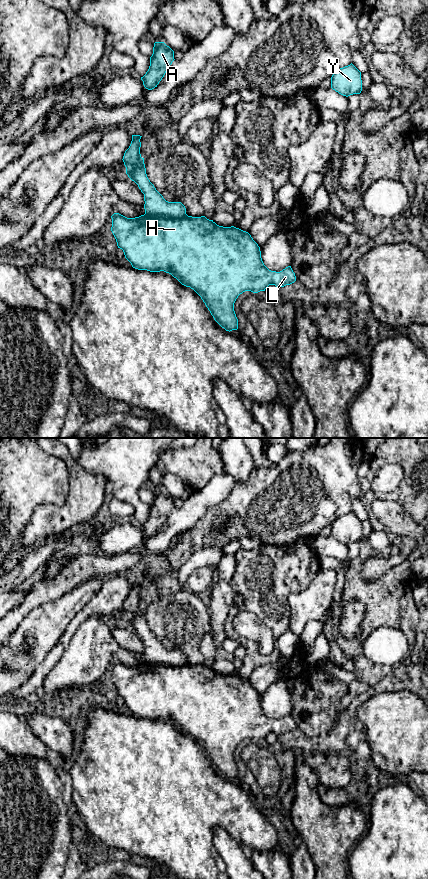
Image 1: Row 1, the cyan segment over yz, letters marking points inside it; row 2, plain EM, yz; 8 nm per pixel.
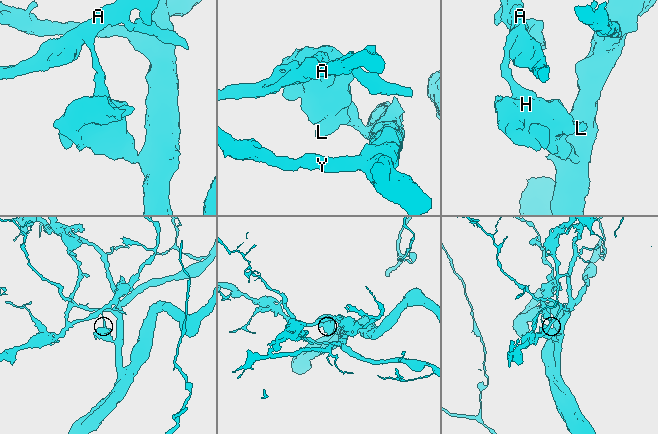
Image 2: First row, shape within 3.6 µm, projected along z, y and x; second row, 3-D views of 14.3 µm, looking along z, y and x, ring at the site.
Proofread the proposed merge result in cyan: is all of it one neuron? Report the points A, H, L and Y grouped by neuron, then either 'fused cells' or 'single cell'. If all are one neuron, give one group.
A / H L Y; fused cells

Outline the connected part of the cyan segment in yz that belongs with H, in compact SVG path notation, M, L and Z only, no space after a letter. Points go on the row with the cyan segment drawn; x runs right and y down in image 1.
M114 213L111 218L117 246L133 268L171 274L201 297L214 320L226 331L238 329L234 303L240 294L265 291L269 285L280 288L296 281L291 266L276 272L264 265L260 247L248 232L219 226L205 216L166 218L144 214L127 218Z

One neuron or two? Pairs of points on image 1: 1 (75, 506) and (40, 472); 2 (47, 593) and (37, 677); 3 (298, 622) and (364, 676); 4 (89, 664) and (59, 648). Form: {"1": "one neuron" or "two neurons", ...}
{"1": "two neurons", "2": "two neurons", "3": "two neurons", "4": "two neurons"}

